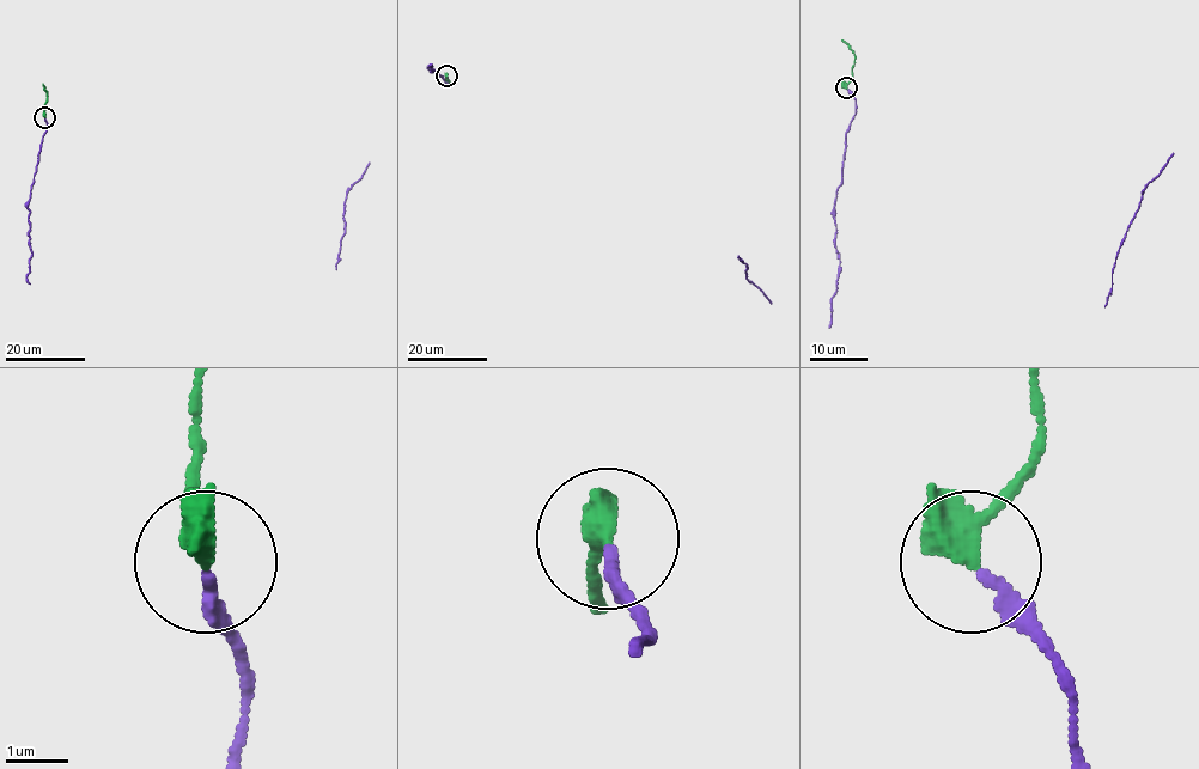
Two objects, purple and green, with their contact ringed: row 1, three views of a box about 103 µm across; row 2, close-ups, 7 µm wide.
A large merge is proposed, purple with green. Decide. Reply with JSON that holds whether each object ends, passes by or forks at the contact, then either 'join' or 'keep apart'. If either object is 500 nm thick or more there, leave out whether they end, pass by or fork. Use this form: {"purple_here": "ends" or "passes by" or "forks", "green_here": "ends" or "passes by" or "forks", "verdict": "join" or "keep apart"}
{"purple_here": "ends", "green_here": "passes by", "verdict": "join"}

